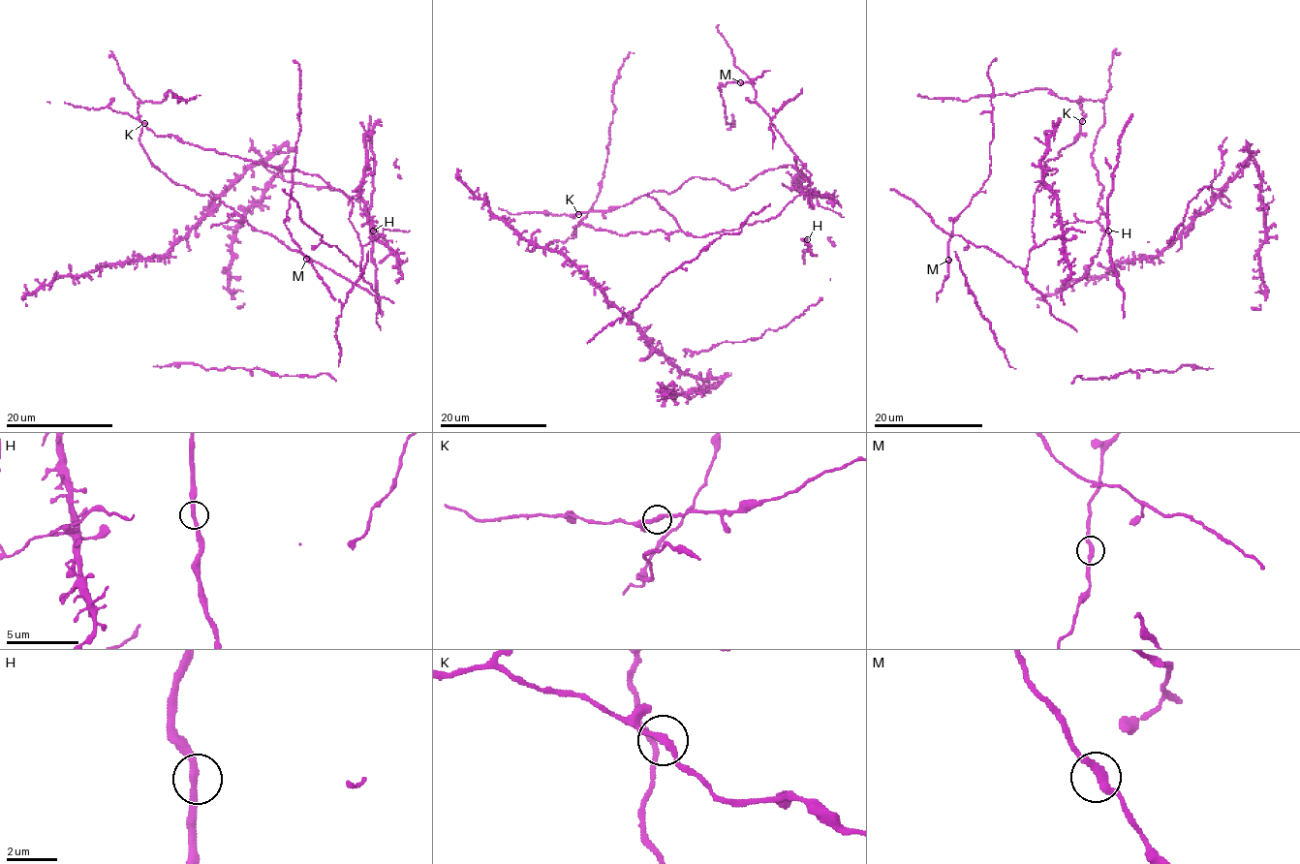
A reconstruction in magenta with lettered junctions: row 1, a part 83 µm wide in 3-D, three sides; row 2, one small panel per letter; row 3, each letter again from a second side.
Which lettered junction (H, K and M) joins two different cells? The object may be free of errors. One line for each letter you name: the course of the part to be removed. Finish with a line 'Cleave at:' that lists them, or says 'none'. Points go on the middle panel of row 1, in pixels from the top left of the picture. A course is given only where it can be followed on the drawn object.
Cleave at: none

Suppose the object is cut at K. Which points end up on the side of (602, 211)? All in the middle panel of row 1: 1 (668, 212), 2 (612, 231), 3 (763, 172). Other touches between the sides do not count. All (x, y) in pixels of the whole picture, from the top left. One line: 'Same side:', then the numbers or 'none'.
Same side: none

